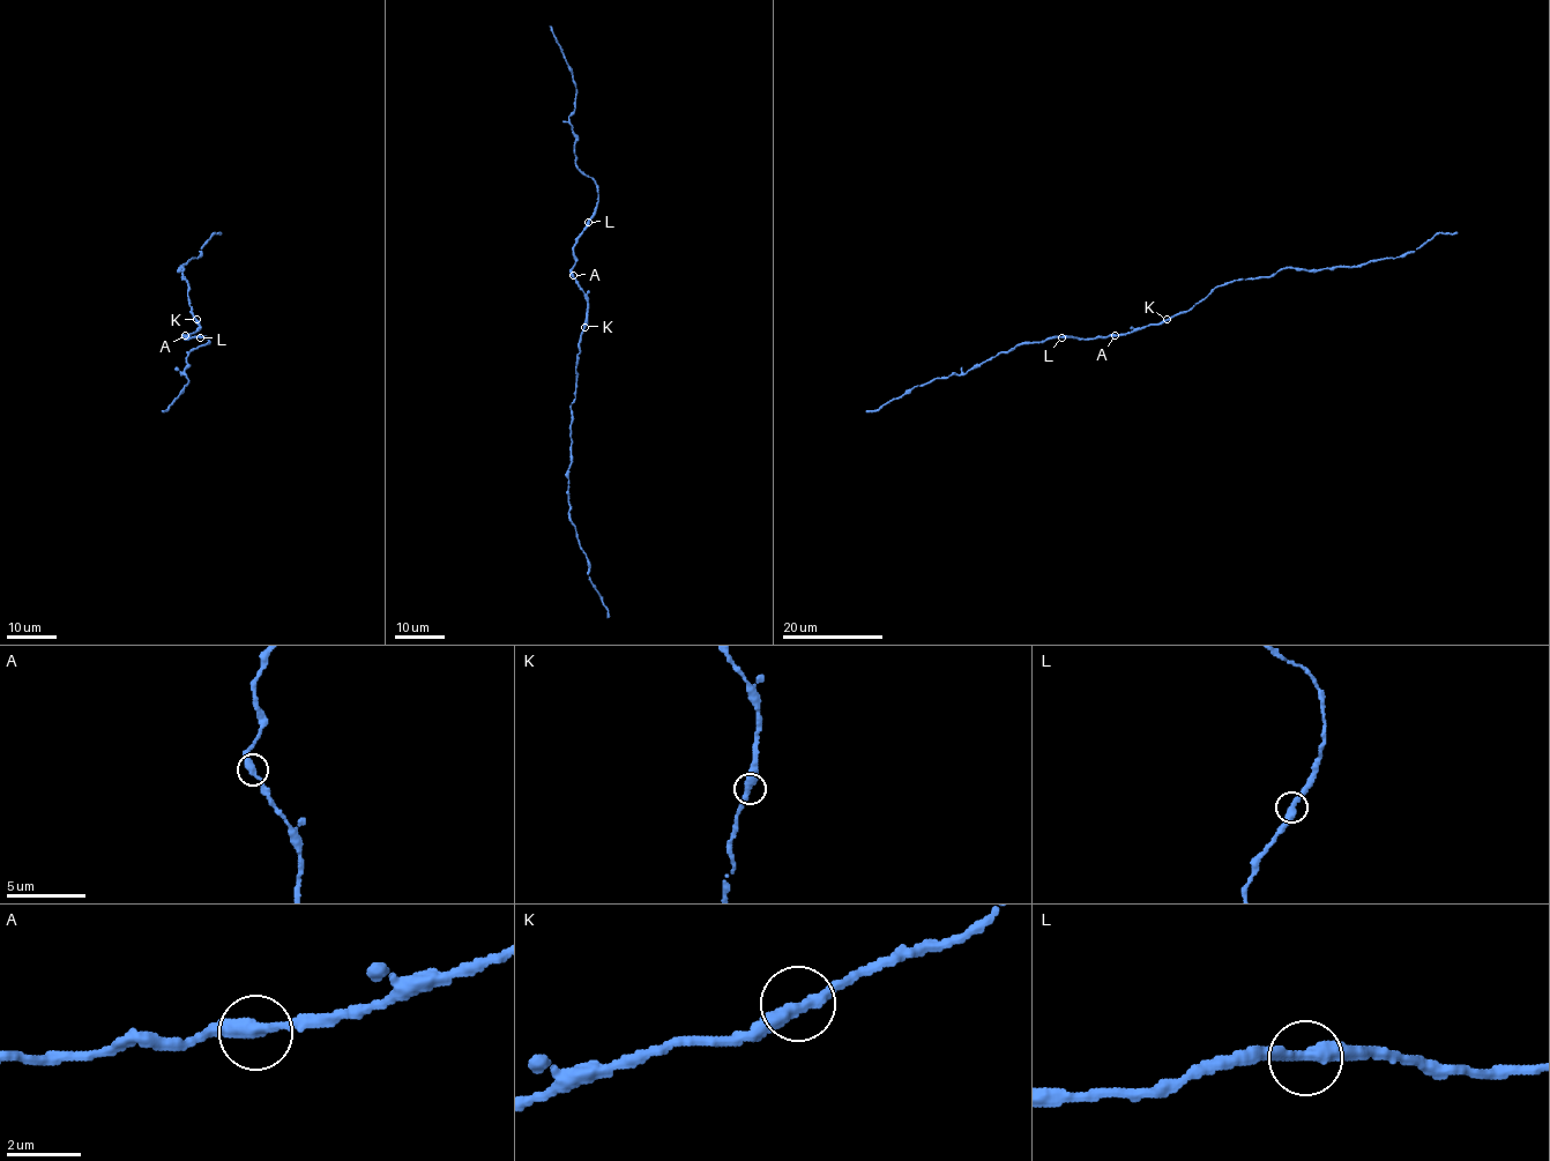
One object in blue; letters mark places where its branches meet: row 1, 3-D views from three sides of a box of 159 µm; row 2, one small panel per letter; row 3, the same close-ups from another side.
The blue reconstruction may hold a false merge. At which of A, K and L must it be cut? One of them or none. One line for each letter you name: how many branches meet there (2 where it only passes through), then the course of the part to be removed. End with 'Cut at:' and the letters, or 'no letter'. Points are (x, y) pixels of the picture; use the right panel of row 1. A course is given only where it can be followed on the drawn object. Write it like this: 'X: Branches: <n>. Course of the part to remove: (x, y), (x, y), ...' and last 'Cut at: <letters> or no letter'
Cut at: no letter

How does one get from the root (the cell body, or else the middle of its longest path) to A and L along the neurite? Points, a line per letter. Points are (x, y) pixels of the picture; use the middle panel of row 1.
A: (586, 314), (586, 295), (573, 275)
L: (586, 314), (586, 295), (571, 268), (575, 262), (575, 239), (588, 222)

